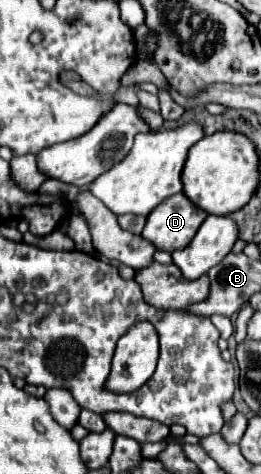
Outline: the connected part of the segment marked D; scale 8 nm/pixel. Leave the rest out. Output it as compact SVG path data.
M174 194L148 214L142 238L152 242L156 250L174 252L194 238L206 216L184 194Z

